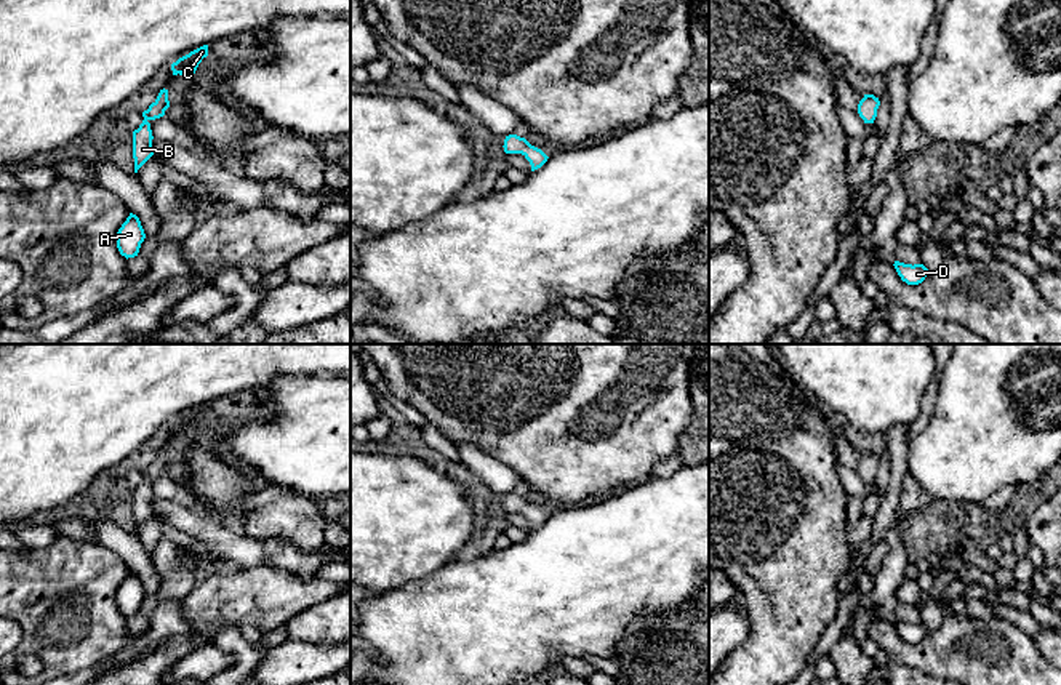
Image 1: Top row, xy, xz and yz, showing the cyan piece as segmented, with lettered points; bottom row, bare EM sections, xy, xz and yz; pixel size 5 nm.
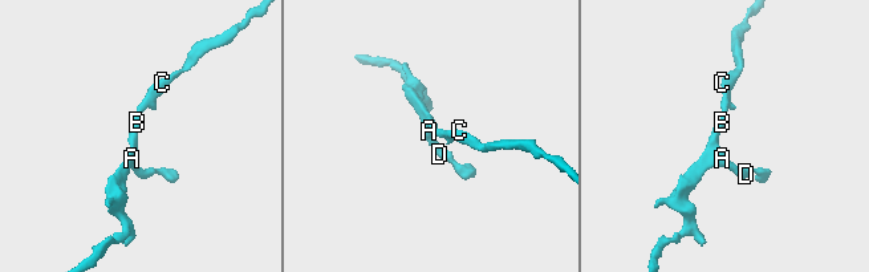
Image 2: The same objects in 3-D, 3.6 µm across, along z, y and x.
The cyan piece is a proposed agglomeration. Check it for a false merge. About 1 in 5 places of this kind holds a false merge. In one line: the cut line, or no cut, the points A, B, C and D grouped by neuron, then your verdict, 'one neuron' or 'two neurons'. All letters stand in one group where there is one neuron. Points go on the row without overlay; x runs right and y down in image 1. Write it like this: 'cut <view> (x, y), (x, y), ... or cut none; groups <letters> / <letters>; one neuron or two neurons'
cut none; groups A B C D; one neuron

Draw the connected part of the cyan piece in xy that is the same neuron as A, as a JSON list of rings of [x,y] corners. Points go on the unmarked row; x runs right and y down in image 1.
[[[130,571],[126,579],[122,583],[122,586],[117,591],[117,607],[120,613],[125,615],[126,618],[138,615],[144,597],[146,592],[139,576]]]

